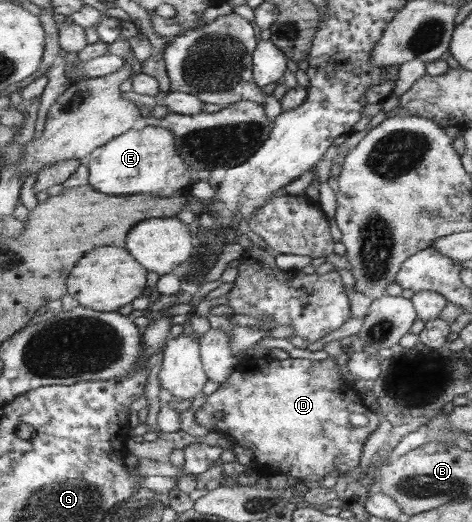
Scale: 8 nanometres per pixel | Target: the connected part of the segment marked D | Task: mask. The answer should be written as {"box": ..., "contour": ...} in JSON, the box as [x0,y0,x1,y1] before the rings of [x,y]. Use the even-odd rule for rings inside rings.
{"box":[195,355,380,484],"contour":[[[264,355],[258,358],[251,357],[242,362],[237,371],[234,371],[232,375],[218,387],[218,389],[207,396],[207,400],[203,403],[195,412],[195,421],[202,427],[207,428],[210,432],[220,431],[223,435],[230,437],[235,443],[250,449],[254,452],[255,467],[260,473],[267,478],[272,478],[274,475],[288,475],[288,477],[297,477],[312,484],[324,479],[326,475],[337,471],[338,475],[346,473],[347,471],[358,471],[360,467],[360,457],[362,457],[362,449],[364,449],[364,443],[380,425],[380,419],[376,413],[372,413],[372,410],[364,404],[364,395],[360,392],[357,384],[349,383],[342,379],[343,373],[340,373],[342,365],[338,365],[332,358],[327,358],[323,361],[310,361],[310,359],[286,359],[278,360],[274,359],[272,355]],[[352,413],[360,413],[365,415],[368,419],[367,424],[363,427],[357,427],[350,421]]]}

